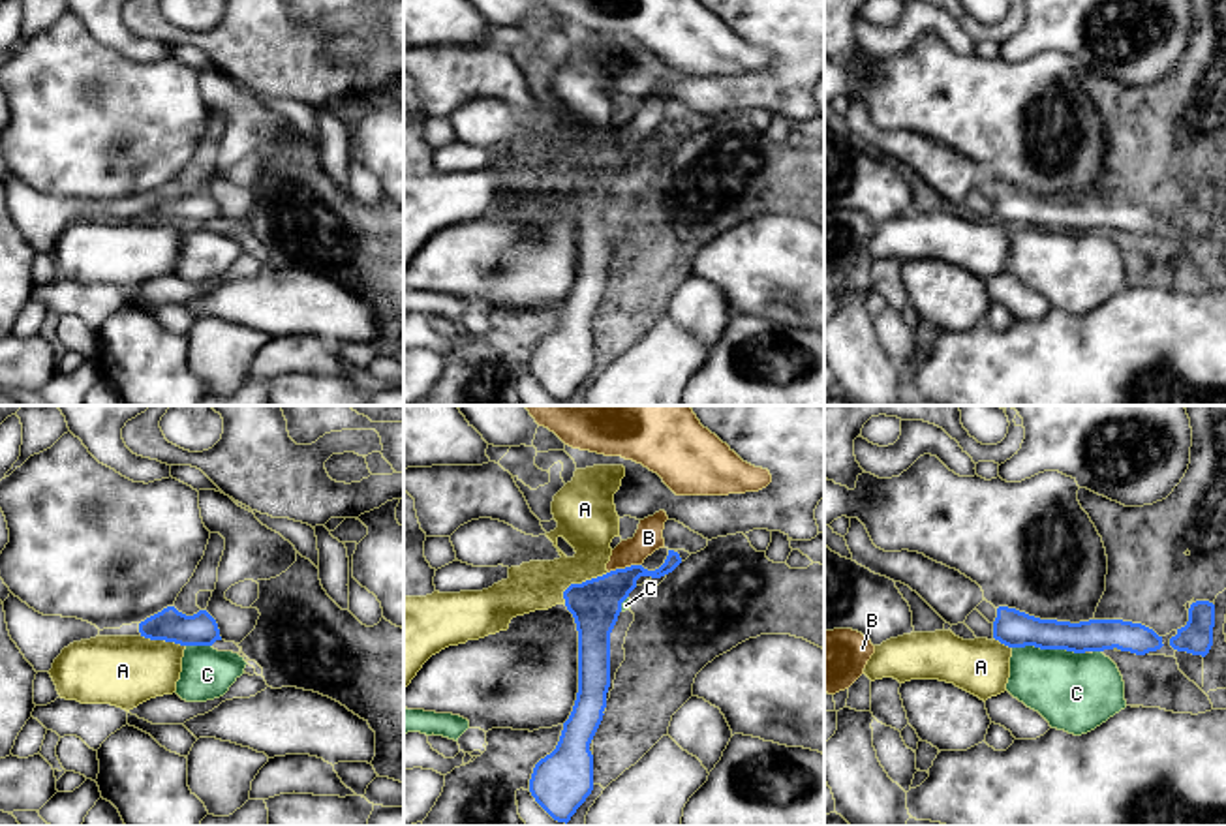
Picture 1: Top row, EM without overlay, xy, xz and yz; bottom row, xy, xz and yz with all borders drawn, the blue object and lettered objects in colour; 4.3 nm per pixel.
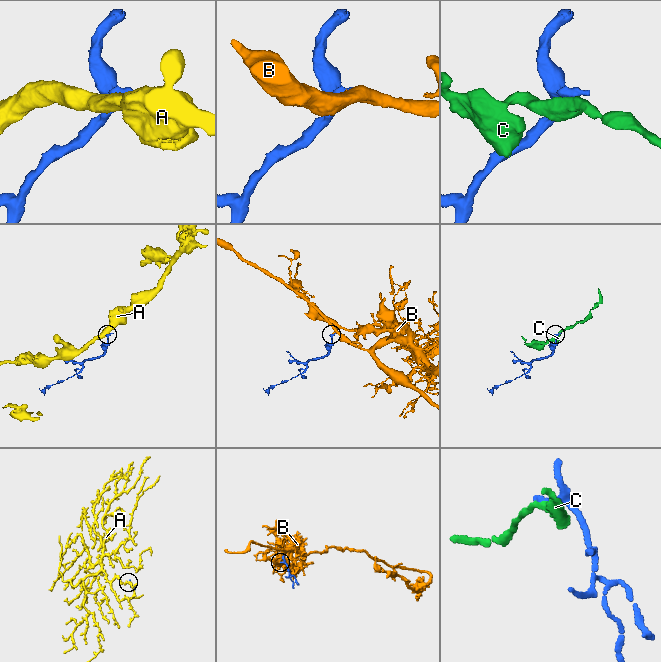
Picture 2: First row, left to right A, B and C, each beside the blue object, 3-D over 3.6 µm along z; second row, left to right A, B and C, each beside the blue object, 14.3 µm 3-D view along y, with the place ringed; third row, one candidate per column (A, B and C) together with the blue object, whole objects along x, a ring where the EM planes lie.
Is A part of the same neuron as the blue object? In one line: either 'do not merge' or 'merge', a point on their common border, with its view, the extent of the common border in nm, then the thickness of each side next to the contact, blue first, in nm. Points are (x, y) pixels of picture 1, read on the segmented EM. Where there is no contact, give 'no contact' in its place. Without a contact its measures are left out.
do not merge; meets blue in xz at (579, 584); contact 240 nm long; 220 nm thick on the blue side, 220 nm on the other

